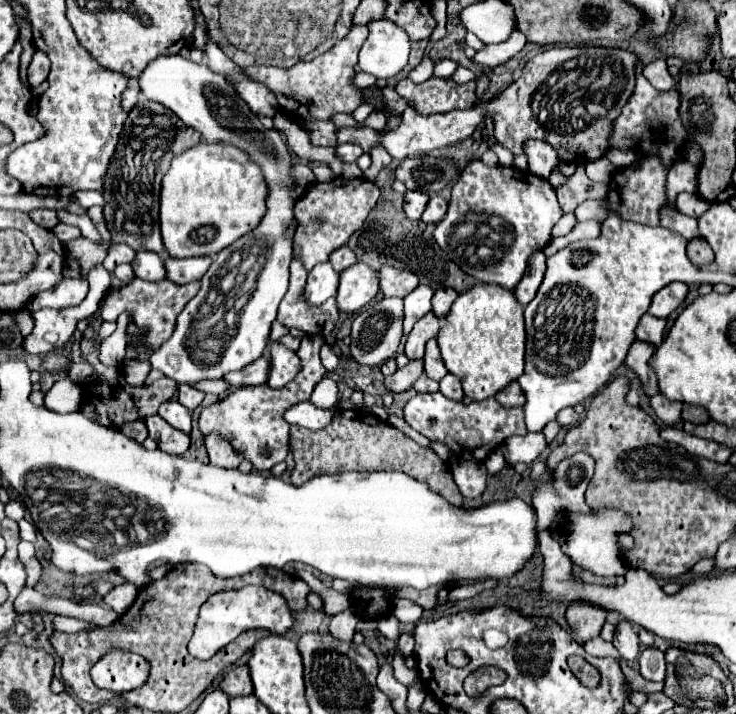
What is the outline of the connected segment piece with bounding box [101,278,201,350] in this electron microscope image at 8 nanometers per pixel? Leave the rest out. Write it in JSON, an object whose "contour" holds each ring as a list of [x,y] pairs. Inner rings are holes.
{"contour":[[[135,278],[129,284],[123,284],[119,290],[111,292],[105,300],[103,300],[103,308],[101,308],[101,318],[111,322],[117,320],[117,316],[125,310],[133,312],[133,320],[139,328],[149,328],[149,332],[145,336],[139,336],[145,346],[149,346],[151,350],[155,350],[157,346],[161,346],[175,330],[175,318],[181,314],[181,310],[185,308],[185,304],[197,294],[199,290],[199,282],[189,282],[189,284],[175,284],[171,280],[161,280],[161,282],[145,282]]]}

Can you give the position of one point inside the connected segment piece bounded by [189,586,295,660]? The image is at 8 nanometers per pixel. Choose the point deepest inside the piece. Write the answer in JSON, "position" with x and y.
{"position":[225,615]}

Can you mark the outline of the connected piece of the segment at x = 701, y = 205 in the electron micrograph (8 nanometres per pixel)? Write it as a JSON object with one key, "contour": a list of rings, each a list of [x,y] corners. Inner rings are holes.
{"contour":[[[681,192],[677,194],[677,208],[679,212],[687,214],[687,216],[693,216],[693,218],[699,218],[711,204],[705,202],[703,198],[699,198],[697,194],[691,194],[691,192]]]}

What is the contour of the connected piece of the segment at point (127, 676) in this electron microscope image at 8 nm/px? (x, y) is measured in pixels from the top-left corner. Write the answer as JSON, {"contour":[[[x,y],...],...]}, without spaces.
{"contour":[[[111,650],[91,668],[91,678],[103,690],[125,694],[147,682],[149,662],[133,652]]]}

